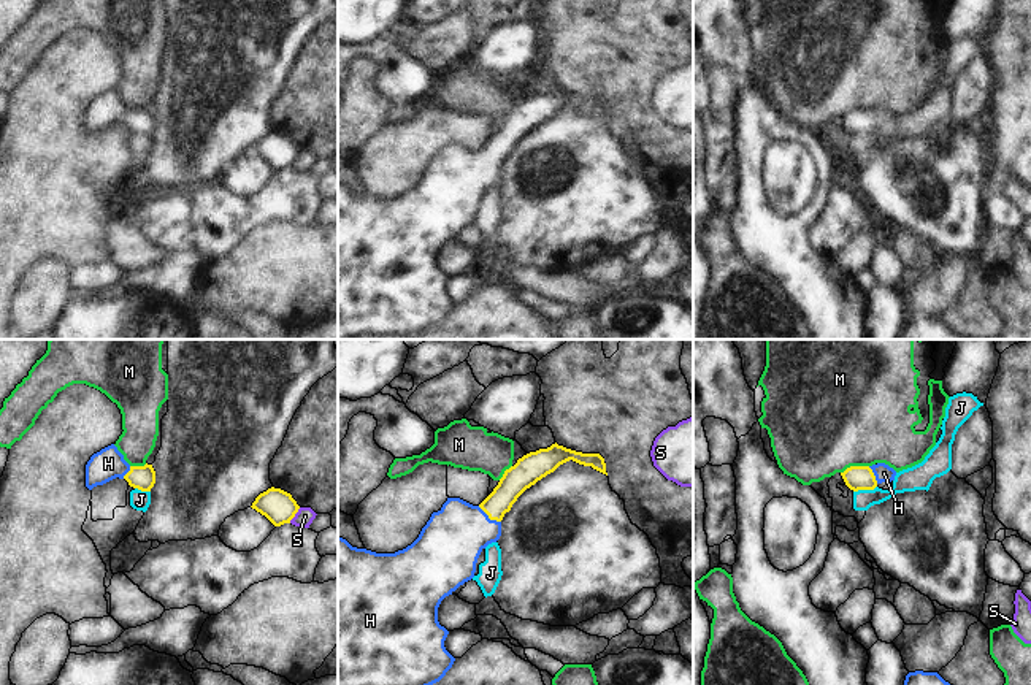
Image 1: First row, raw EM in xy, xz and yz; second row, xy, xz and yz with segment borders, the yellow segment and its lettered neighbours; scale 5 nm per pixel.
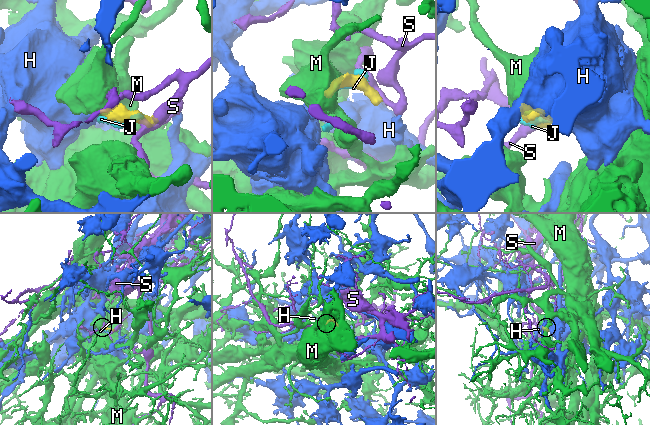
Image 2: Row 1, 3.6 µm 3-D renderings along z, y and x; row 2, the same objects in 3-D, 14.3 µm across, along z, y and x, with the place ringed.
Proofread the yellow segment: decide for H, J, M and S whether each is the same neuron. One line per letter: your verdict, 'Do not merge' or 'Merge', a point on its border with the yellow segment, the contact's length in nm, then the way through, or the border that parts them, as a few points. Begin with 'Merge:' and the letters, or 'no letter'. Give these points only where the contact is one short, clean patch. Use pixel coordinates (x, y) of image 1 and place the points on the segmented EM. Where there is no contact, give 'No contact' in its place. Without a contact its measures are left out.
Merge: H
H: Merge. Touches yellow at xz (489, 517). Shared border 150 nm. Path across: xz (516, 479), (489, 517), (449, 544)
J: Do not merge. Touches yellow at yz (865, 489). Shared border 120 nm
M: Do not merge. Touches yellow at yz (854, 466). Shared border 150 nm. Boundary: yz (868, 465), (850, 465), (841, 473)
S: Do not merge. Touches yellow at xy (294, 516). Shared border 100 nm. Boundary: xy (300, 508), (289, 522).

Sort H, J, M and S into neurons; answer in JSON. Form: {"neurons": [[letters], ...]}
{"neurons": [["H"], ["J", "S"], ["M"]]}

